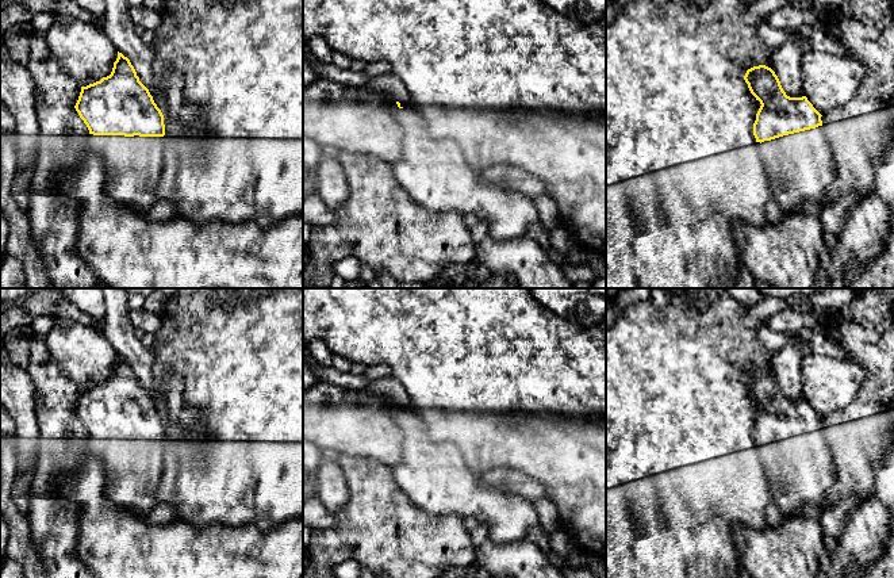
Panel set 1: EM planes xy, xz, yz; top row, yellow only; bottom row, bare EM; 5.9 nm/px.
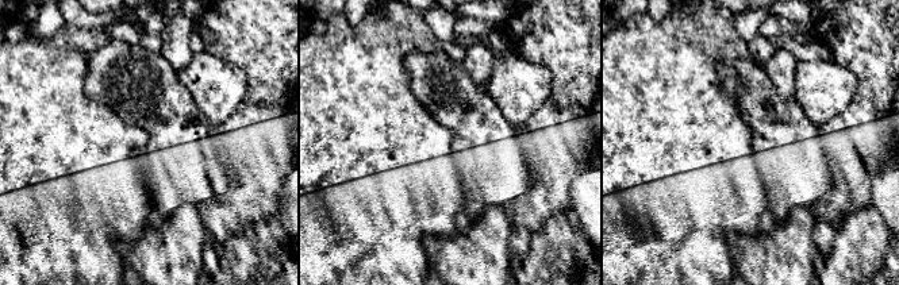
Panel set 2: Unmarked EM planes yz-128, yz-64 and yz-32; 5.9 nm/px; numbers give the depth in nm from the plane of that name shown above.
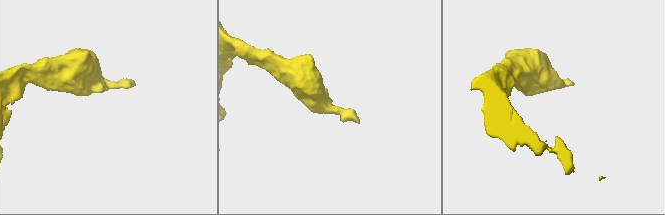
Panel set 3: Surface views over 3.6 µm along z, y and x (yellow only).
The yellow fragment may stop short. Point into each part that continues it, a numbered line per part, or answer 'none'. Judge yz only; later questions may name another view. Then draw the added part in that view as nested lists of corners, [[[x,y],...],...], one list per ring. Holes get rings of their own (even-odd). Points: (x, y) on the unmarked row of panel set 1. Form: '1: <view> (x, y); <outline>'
1: yz (801, 470); [[[822,429],[764,444],[759,451],[782,514],[797,514],[806,504],[825,509],[837,468]]]

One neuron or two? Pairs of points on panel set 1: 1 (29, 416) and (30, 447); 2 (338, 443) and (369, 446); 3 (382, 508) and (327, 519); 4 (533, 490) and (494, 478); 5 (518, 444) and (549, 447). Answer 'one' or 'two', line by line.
1: one
2: one
3: two
4: one
5: one

